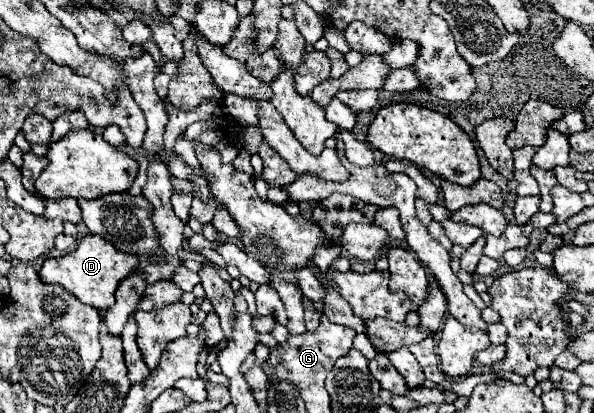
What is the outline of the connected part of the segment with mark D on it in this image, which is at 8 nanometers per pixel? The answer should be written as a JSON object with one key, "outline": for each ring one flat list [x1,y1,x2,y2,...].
{"outline":[[87,234,79,242,77,250,59,258,47,258,39,270,39,278,43,280,43,284,63,286,67,292,77,296,83,304,89,304,97,310,107,310,115,302,113,294,119,282,127,278,135,270,137,264,139,264,137,256,129,256,117,250,115,246,111,246,107,240,103,240,97,234]]}

